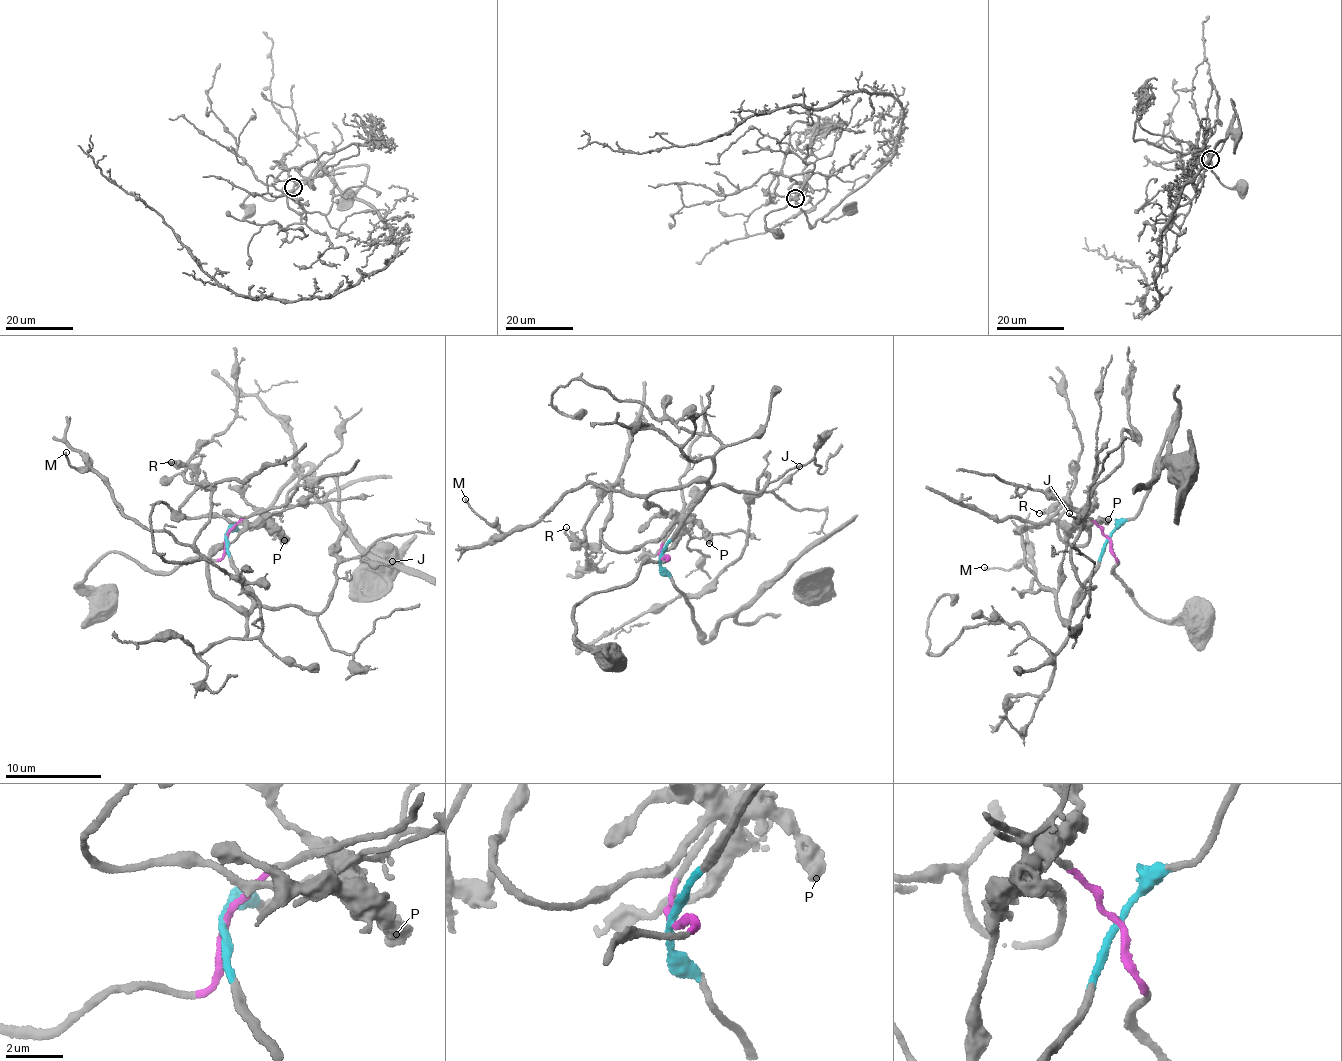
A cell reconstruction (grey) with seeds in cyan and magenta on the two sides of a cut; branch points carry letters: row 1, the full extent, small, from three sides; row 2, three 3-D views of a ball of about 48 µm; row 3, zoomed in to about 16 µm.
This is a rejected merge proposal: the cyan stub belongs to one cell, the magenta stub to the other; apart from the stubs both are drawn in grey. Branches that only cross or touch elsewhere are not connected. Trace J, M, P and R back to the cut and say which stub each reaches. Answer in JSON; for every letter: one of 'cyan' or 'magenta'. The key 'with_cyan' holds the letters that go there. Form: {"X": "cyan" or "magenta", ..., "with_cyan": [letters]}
{"J": "cyan", "M": "cyan", "P": "magenta", "R": "magenta", "with_cyan": ["J", "M"]}

